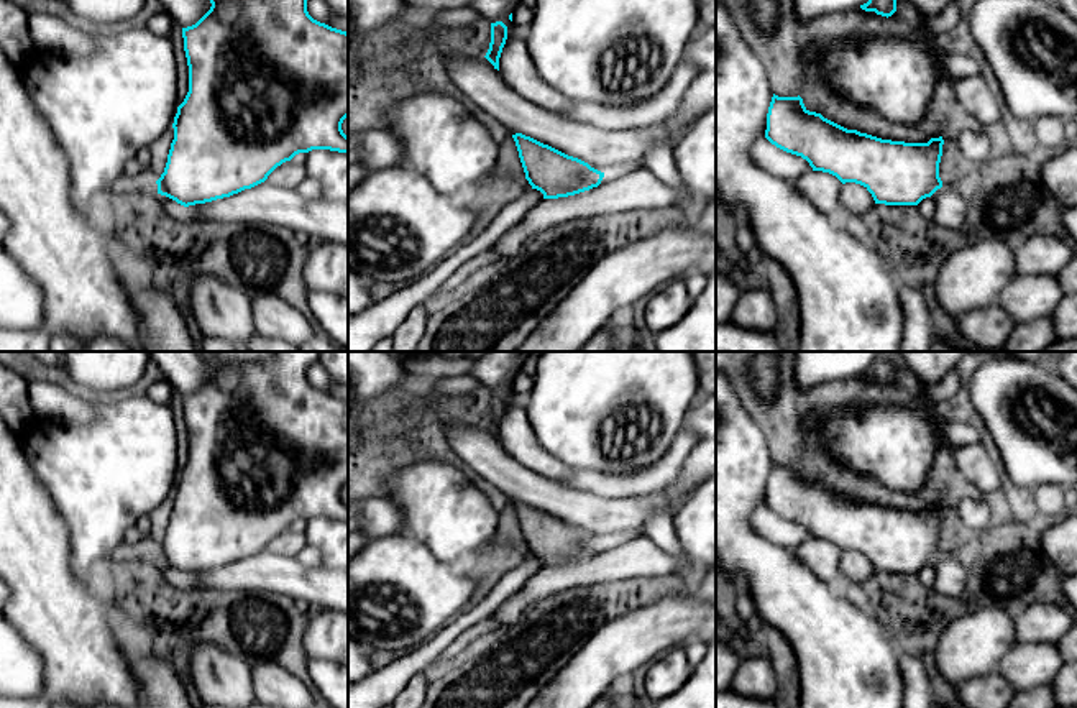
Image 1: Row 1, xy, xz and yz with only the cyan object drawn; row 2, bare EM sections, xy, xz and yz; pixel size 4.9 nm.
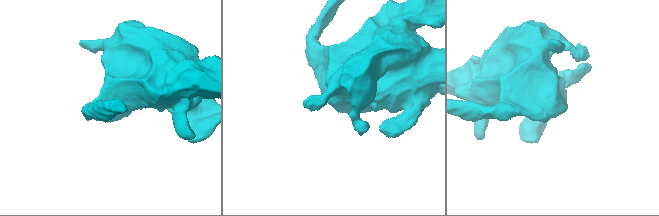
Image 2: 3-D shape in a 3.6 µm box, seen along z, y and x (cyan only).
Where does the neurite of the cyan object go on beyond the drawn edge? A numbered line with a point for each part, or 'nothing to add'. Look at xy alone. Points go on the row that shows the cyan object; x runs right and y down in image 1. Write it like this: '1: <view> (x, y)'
nothing to add

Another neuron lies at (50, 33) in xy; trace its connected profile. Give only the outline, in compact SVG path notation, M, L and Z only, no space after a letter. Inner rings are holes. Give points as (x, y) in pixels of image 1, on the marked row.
M34 11L28 18L30 34L36 49L66 56L85 56L95 51L89 34L71 26L57 15Z

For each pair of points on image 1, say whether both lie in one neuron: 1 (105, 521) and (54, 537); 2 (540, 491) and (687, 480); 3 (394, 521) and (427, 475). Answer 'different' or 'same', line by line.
1: different
2: same
3: different

